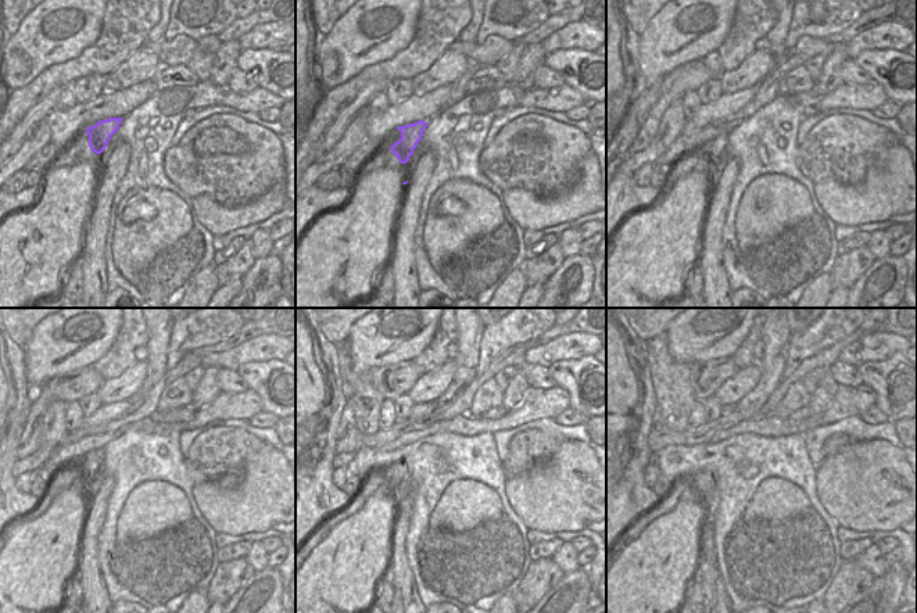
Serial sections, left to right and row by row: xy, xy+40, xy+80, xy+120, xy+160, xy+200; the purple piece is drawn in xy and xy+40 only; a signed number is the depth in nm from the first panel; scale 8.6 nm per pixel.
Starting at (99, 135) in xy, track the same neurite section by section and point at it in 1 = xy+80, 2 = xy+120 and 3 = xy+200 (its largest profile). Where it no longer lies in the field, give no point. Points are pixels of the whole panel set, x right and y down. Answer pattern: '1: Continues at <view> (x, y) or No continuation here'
1: Continues at xy+80 (715, 150)
2: Continues at xy+120 (95, 459)
3: Continues at xy+200 (704, 481)

